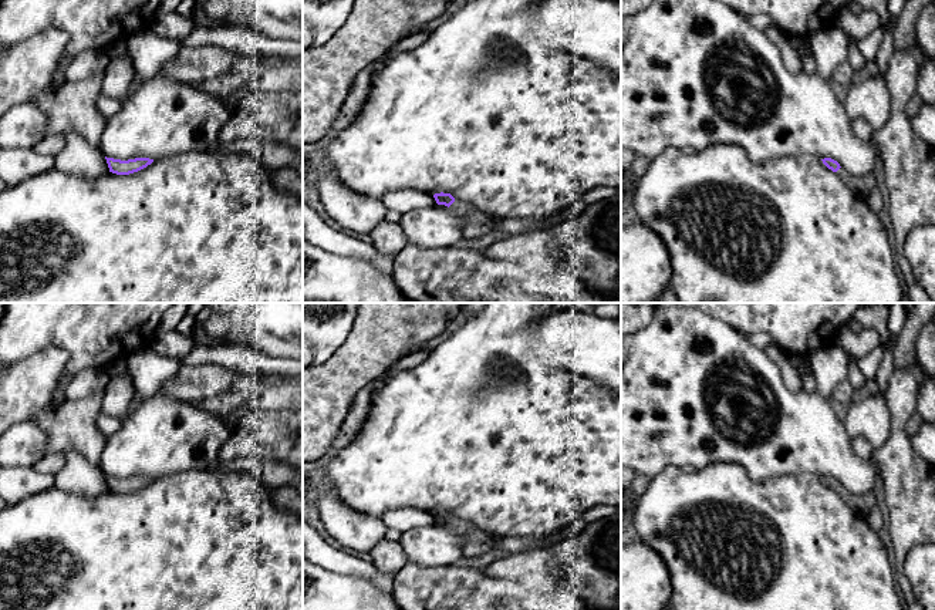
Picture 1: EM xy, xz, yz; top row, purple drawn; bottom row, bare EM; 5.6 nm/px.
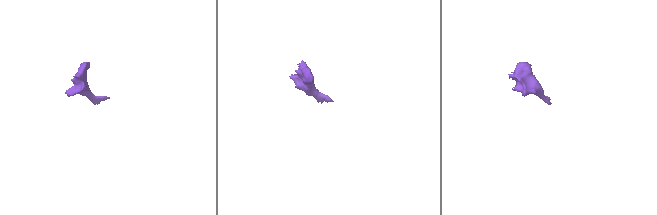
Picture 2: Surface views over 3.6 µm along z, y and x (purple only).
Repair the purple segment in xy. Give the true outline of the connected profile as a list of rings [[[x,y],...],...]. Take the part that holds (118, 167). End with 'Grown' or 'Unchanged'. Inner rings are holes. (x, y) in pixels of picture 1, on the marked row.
[[[105,156],[105,159],[108,164],[109,172],[117,175],[129,175],[134,172],[138,172],[153,162],[153,159],[149,159],[149,158],[135,158],[135,159],[121,161],[121,159]]]. Unchanged

